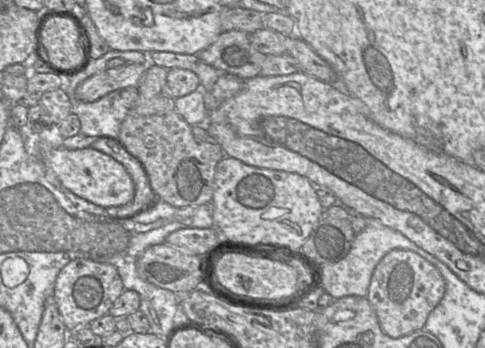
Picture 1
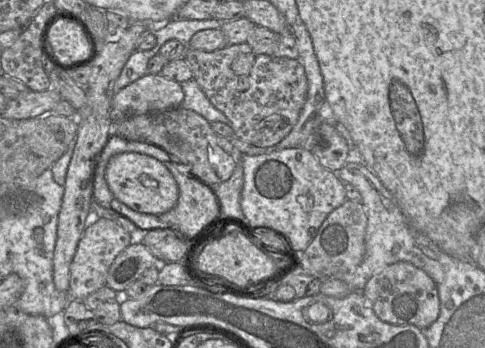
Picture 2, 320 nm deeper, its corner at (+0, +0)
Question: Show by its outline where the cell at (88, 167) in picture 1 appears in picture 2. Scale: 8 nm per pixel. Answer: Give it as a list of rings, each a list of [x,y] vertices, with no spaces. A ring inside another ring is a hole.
[[[127,152],[113,156],[107,164],[105,179],[115,199],[140,213],[161,215],[178,202],[179,189],[172,173],[163,163],[148,155]]]

